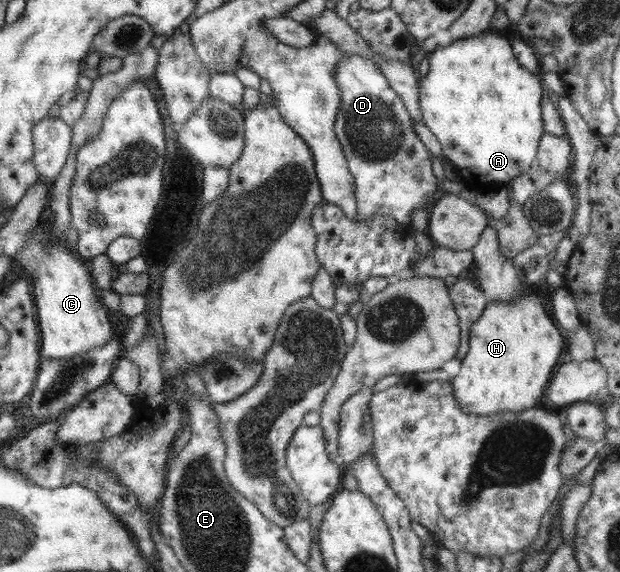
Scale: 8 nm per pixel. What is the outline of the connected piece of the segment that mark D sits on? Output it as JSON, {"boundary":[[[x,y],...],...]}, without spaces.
{"boundary":[[[345,53],[339,60],[335,81],[341,95],[341,106],[334,122],[334,131],[356,185],[358,212],[355,220],[367,223],[373,217],[391,217],[398,225],[410,225],[411,213],[419,207],[429,210],[432,204],[428,206],[427,203],[438,190],[437,178],[431,170],[433,155],[415,134],[413,122],[403,100],[397,96],[397,91],[389,86],[384,73],[381,73],[374,61],[354,53]]]}

